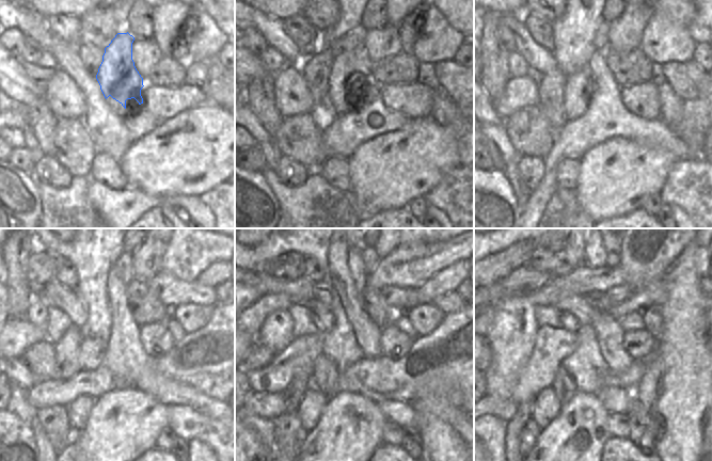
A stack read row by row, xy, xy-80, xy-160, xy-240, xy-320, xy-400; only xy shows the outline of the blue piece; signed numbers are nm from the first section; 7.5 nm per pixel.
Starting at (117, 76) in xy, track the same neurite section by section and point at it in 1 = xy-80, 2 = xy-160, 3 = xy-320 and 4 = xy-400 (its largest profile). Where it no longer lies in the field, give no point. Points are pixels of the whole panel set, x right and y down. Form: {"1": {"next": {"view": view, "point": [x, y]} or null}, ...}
{"1": {"next": {"view": "xy-80", "point": [351, 69]}}, "2": {"next": {"view": "xy-160", "point": [576, 94]}}, "3": {"next": {"view": "xy-320", "point": [326, 372]}}, "4": {"next": {"view": "xy-400", "point": [564, 385]}}}

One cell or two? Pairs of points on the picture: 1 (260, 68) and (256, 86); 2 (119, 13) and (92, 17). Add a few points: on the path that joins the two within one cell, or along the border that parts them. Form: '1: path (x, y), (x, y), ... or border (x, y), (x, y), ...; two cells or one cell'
1: border (270, 73), (253, 78), (246, 86); two cells
2: border (112, 11), (112, 16), (119, 22); two cells

